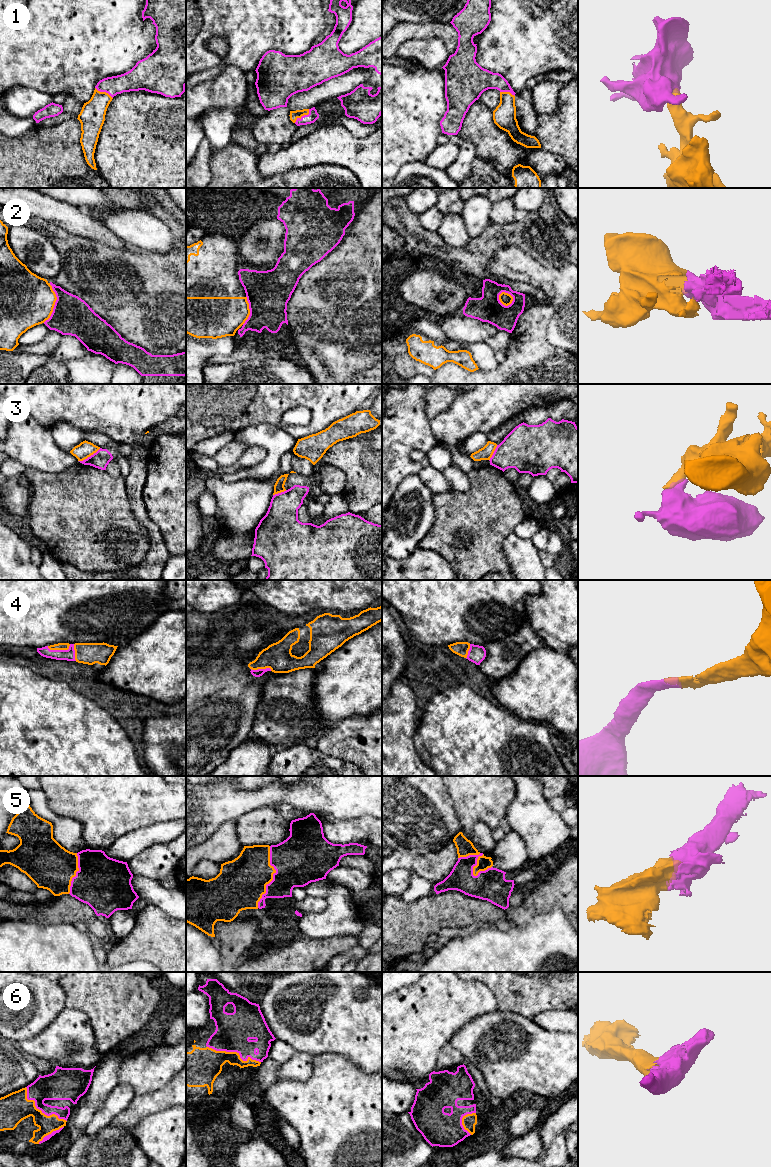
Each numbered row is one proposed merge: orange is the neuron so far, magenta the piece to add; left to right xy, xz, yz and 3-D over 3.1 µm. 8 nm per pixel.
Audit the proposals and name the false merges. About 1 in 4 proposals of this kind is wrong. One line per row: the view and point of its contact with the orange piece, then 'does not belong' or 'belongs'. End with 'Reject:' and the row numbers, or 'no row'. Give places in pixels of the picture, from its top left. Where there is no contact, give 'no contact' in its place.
1: xz (303, 115) | belongs
2: xy (54, 303) | does not belong
3: xy (89, 456) | does not belong
4: xy (59, 649) | belongs
5: xz (272, 877) | belongs
6: xz (234, 1052) | belongs
Reject: 2, 3

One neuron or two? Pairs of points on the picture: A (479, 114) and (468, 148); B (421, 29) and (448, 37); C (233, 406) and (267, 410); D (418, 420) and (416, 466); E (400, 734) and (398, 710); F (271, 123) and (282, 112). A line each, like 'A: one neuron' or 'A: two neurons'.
A: two neurons
B: one neuron
C: one neuron
D: one neuron
E: one neuron
F: one neuron

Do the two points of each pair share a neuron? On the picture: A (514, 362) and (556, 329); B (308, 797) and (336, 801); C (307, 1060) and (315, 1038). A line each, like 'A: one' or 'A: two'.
A: two
B: one
C: two

